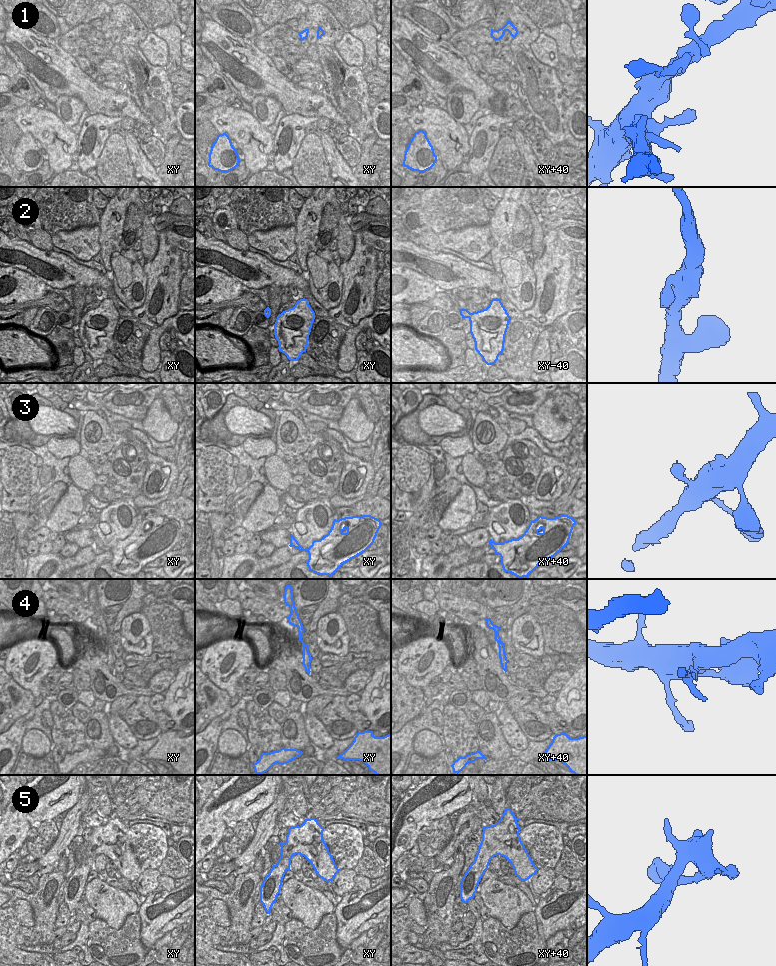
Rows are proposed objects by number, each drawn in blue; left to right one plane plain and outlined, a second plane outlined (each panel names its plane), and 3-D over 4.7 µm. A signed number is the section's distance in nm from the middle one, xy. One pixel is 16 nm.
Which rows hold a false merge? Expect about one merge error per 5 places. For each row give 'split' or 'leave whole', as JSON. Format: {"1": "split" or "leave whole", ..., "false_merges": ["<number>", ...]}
{"1": "leave whole", "2": "leave whole", "3": "leave whole", "4": "leave whole", "5": "split", "false_merges": ["5"]}

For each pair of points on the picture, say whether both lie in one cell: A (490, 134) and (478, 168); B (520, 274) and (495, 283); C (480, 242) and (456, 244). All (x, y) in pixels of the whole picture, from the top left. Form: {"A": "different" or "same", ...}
{"A": "same", "B": "different", "C": "same"}

